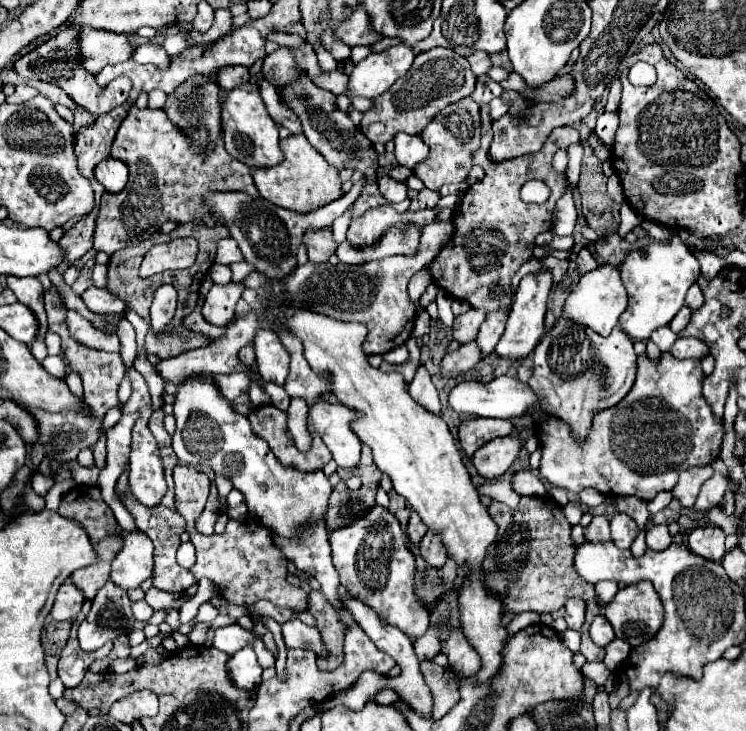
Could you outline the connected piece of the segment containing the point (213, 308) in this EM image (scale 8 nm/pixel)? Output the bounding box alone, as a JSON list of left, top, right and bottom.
[202,281,244,327]

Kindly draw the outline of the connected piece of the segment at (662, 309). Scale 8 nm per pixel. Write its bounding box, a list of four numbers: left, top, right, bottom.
[618,237,700,341]

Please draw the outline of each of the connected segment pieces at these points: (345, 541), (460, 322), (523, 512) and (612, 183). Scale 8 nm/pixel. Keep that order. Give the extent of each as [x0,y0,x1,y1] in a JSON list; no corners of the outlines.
[[328,503,430,641],[452,309,486,345],[484,497,600,613],[608,175,624,203]]

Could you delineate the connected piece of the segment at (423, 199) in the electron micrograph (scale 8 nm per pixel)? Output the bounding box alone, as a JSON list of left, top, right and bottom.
[408,189,440,211]

